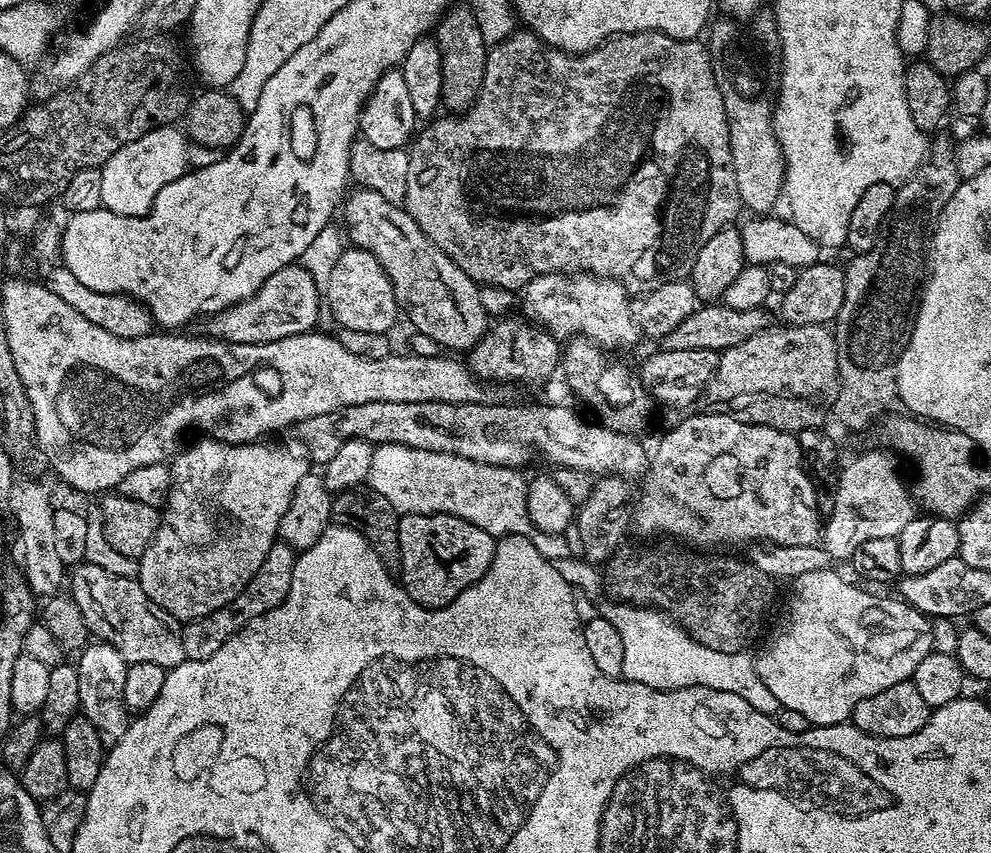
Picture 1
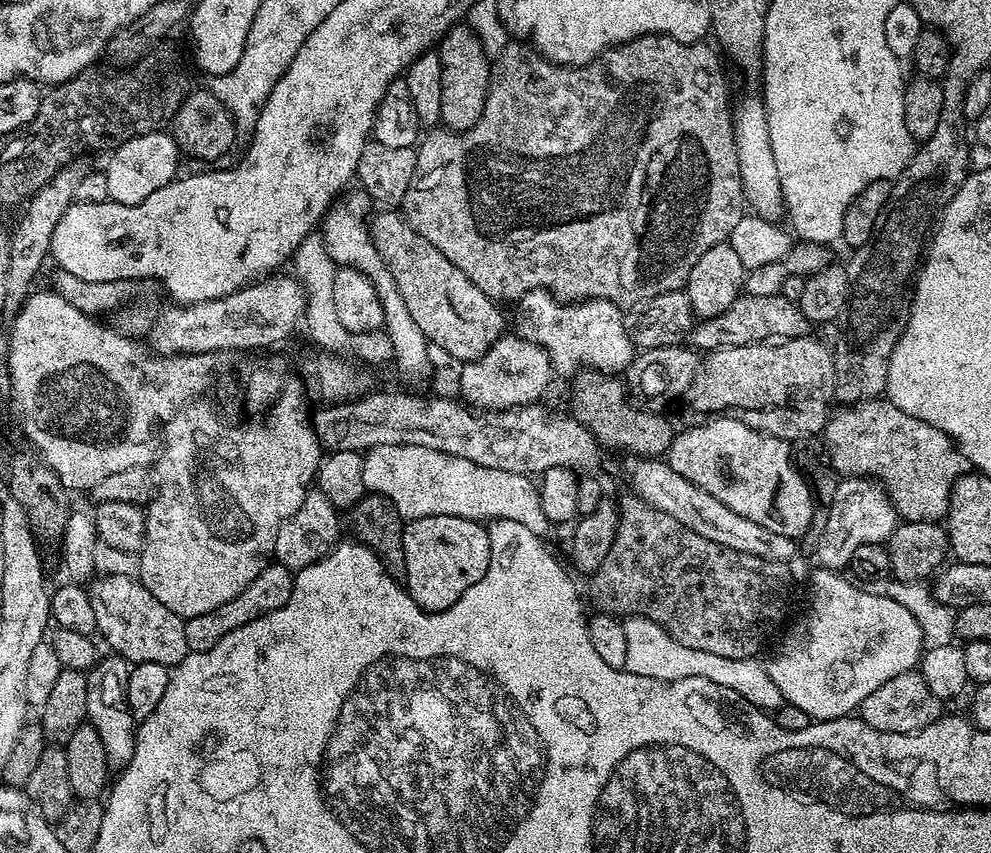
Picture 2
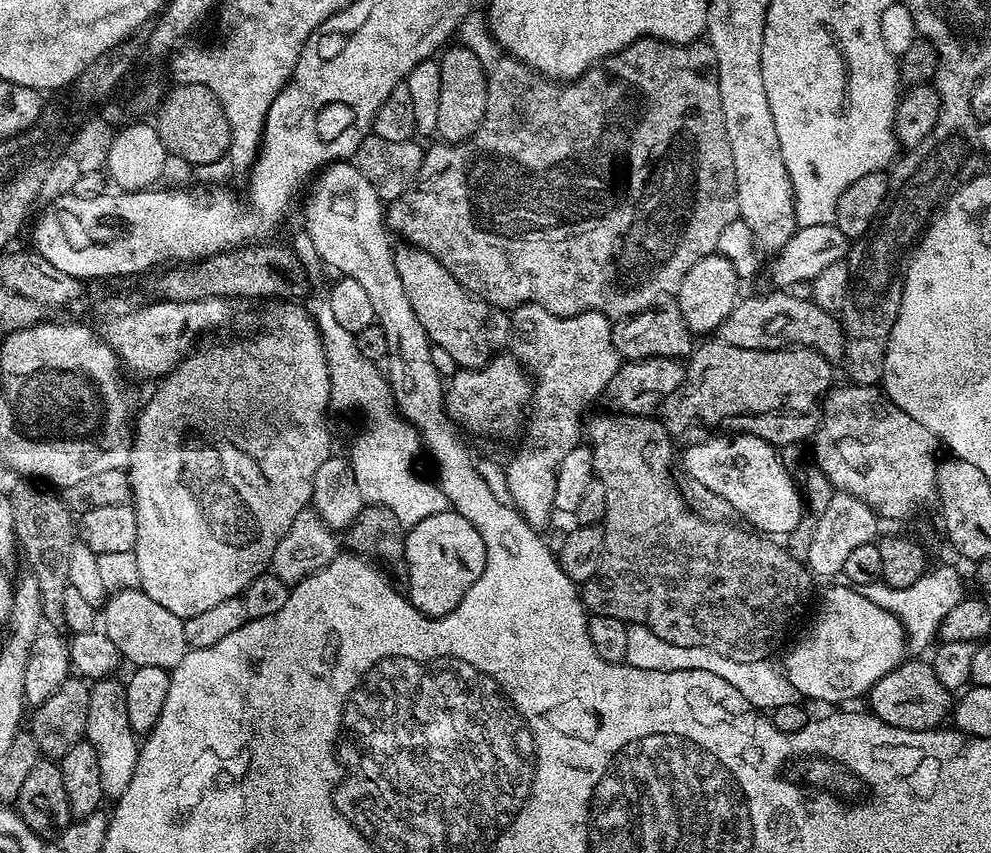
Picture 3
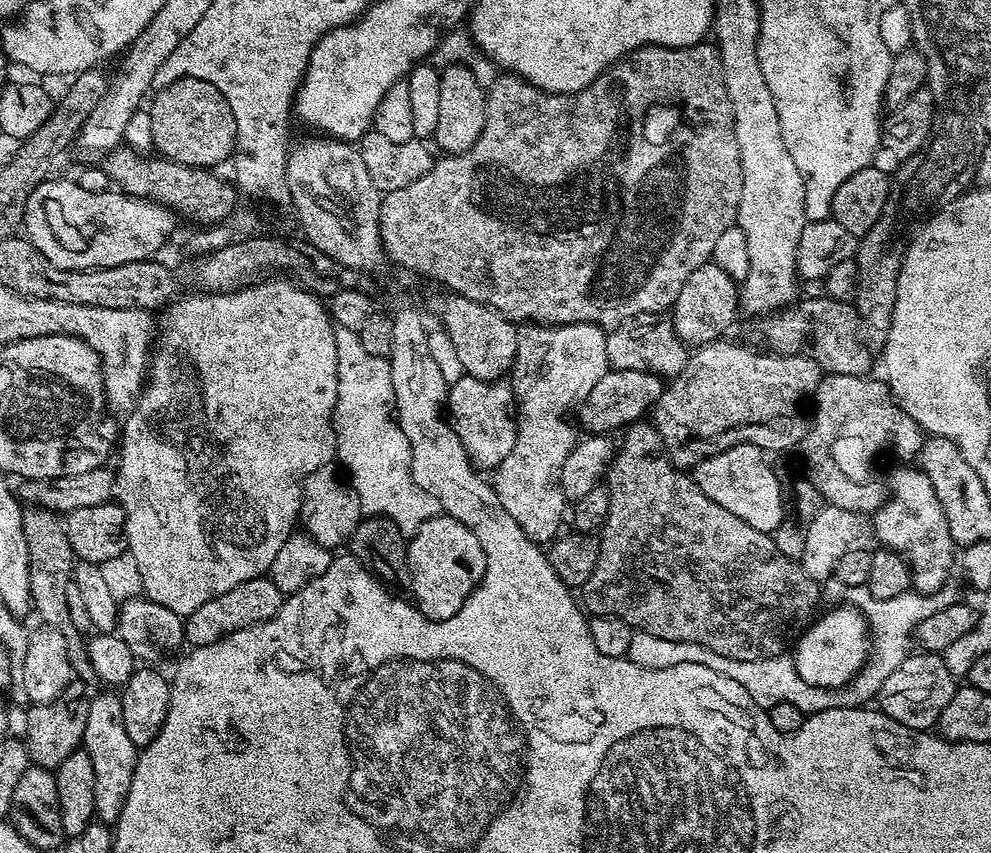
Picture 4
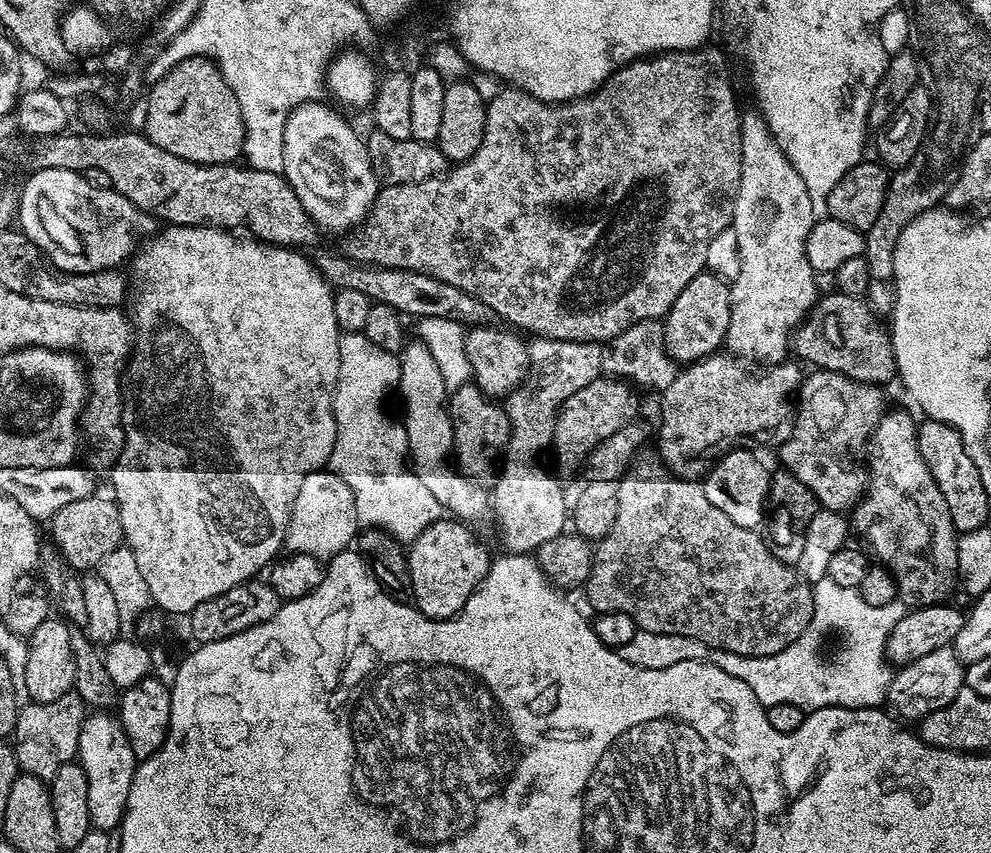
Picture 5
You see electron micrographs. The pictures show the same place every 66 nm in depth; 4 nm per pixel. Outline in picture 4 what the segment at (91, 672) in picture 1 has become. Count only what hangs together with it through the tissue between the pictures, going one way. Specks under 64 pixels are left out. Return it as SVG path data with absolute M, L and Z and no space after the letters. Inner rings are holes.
M100 690L88 701L88 713L86 714L86 730L82 751L90 754L90 763L94 765L94 810L95 819L99 823L109 826L115 825L116 819L122 814L122 806L126 806L126 794L130 794L130 782L134 782L134 770L136 769L136 757L138 749L130 737L126 734L126 726L122 726L122 702L119 695L112 690Z

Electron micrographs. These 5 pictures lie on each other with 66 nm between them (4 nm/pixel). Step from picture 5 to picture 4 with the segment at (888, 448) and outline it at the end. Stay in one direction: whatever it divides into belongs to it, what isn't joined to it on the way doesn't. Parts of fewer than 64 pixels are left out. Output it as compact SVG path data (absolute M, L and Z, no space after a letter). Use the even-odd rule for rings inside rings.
M919 467L900 468L896 477L890 480L890 491L885 502L871 517L872 528L876 531L879 543L885 548L894 550L904 557L908 569L912 571L912 588L925 594L936 592L944 584L949 583L948 571L954 568L954 545L950 538L950 525L946 522L946 513L942 511L942 502L938 502L938 494L934 494L934 486L930 486L930 478Z

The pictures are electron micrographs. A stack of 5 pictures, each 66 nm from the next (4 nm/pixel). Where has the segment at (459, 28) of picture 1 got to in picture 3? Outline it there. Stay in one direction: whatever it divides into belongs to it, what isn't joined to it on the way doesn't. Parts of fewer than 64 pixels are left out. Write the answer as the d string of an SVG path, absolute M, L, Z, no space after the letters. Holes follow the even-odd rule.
M459 42L445 47L439 53L438 63L442 74L441 99L438 102L438 126L435 135L446 144L461 144L472 139L486 114L488 101L488 72L477 56Z

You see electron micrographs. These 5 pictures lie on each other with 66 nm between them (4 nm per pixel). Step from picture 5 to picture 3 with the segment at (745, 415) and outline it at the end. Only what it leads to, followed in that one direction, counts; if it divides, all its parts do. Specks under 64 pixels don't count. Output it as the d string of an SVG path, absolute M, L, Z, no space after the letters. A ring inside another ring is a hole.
M713 342L695 349L687 357L684 369L684 381L670 398L662 405L662 419L668 433L674 438L684 436L697 420L712 430L721 425L718 418L736 414L736 412L752 412L752 418L758 418L756 410L774 408L786 400L786 404L794 404L794 408L804 410L810 408L814 398L823 401L826 393L833 387L833 361L813 348L785 346L779 350L742 350L742 346L730 346Z

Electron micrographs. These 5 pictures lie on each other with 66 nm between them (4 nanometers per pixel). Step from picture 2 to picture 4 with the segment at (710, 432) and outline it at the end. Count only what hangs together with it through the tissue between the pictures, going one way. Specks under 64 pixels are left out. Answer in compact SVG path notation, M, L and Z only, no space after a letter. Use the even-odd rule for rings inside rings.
M739 444L725 452L714 454L697 464L694 469L694 479L700 485L702 494L706 494L722 510L730 510L742 518L742 522L750 522L754 530L775 533L775 528L784 520L786 512L786 492L780 489L780 480L774 469L768 465L769 457L763 448L752 444Z

